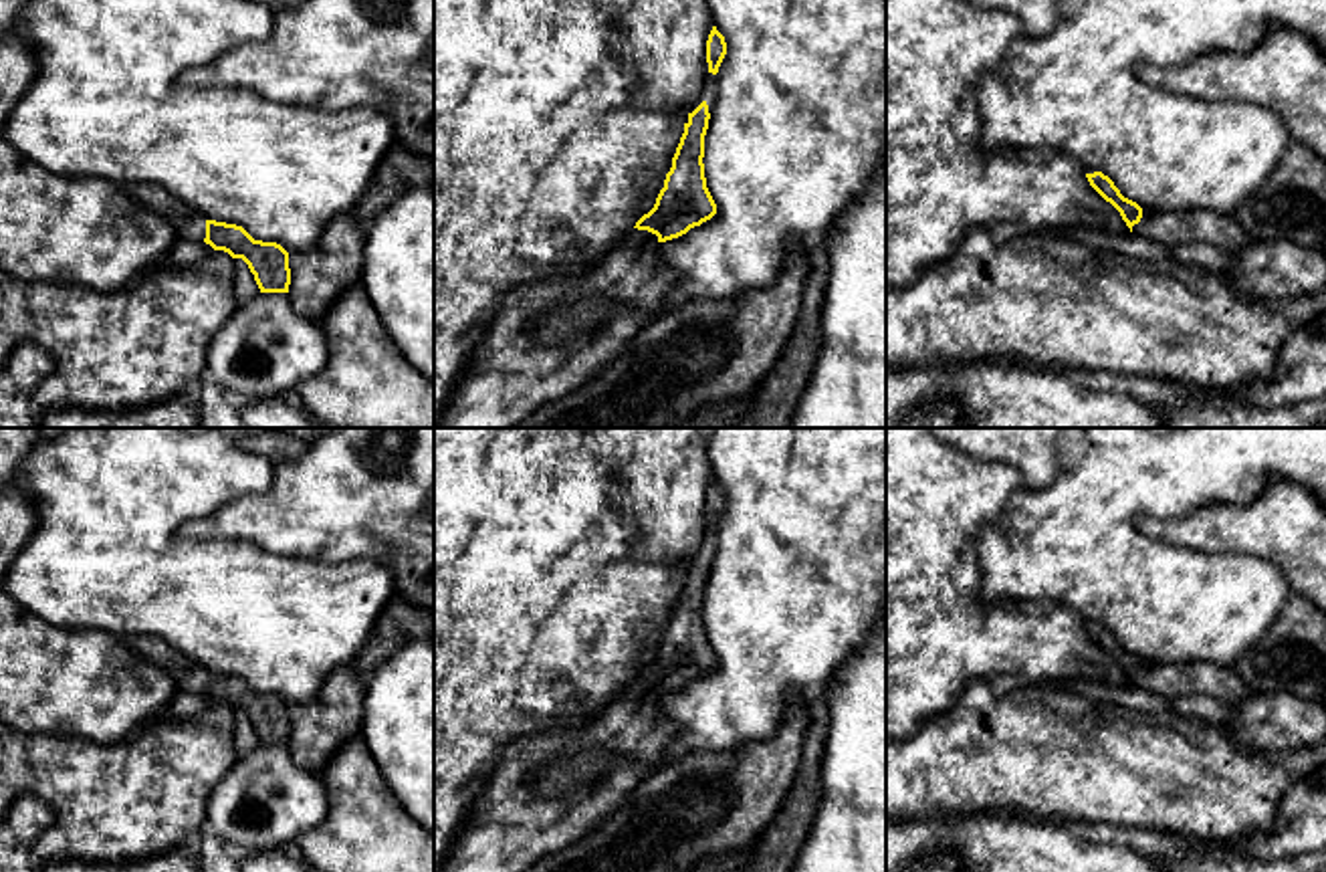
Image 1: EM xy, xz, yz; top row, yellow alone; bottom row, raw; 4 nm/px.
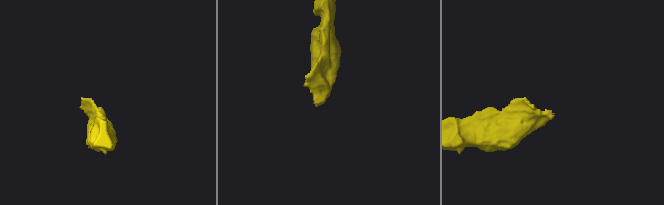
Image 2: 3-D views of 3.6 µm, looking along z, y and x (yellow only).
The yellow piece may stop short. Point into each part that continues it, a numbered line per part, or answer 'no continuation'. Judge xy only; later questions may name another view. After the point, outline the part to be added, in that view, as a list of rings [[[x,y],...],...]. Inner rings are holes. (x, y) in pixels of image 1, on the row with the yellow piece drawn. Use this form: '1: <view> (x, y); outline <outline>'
1: xy (188, 223); outline [[[125,184],[125,194],[163,216],[180,238],[204,242],[206,218],[157,184]]]

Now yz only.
1: yz (1222, 231); outline [[[1142,208],[1142,218],[1132,226],[1132,232],[1158,240],[1169,248],[1175,248],[1181,242],[1197,242],[1237,252],[1251,244],[1249,234],[1233,214],[1217,214],[1209,210],[1158,212]]]

